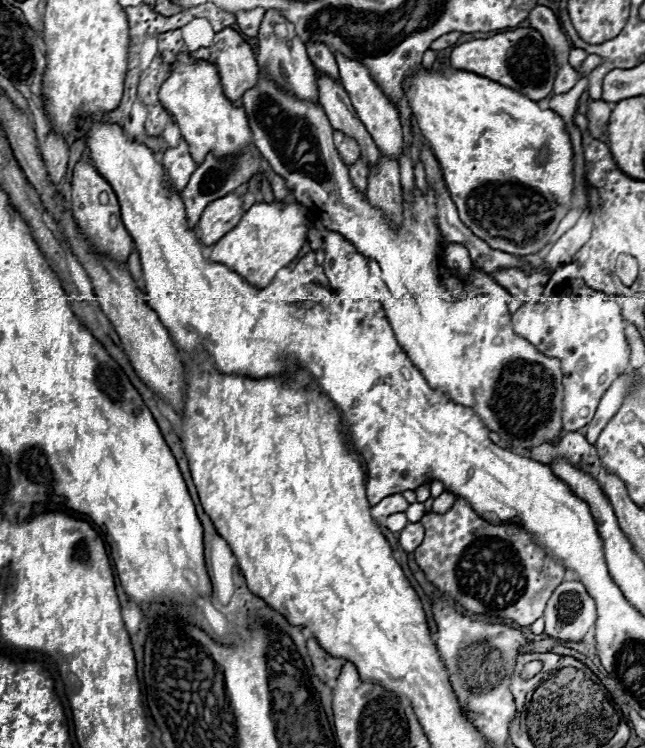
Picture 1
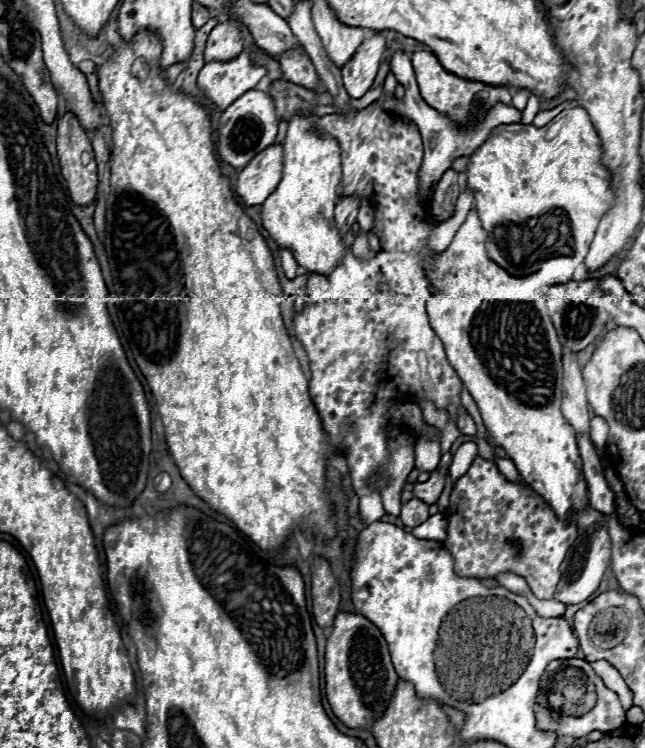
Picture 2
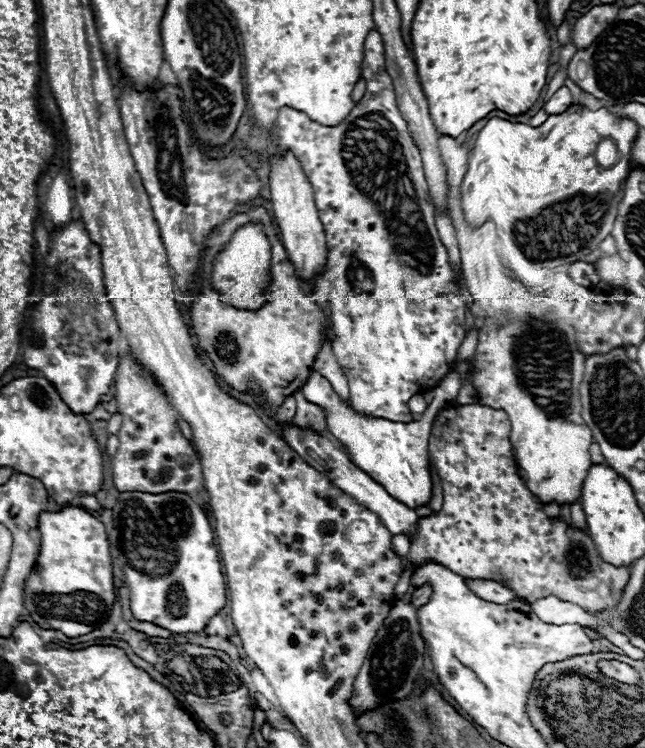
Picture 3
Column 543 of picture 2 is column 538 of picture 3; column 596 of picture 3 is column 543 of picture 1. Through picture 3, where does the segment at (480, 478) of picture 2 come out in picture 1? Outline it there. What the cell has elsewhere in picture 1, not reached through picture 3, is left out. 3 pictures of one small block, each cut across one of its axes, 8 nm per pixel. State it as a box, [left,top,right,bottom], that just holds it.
[414,498,564,626]

